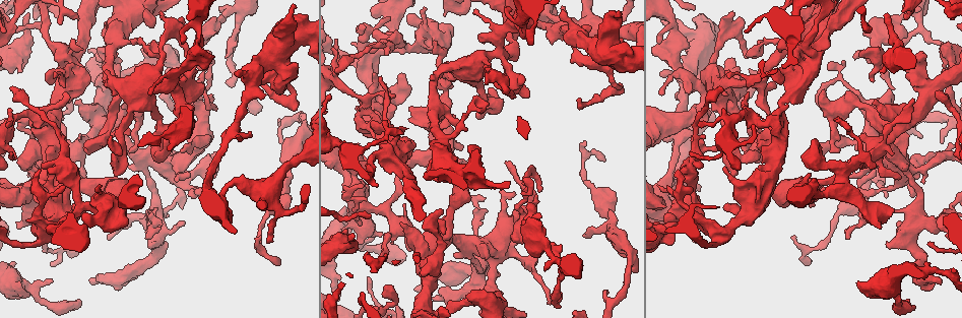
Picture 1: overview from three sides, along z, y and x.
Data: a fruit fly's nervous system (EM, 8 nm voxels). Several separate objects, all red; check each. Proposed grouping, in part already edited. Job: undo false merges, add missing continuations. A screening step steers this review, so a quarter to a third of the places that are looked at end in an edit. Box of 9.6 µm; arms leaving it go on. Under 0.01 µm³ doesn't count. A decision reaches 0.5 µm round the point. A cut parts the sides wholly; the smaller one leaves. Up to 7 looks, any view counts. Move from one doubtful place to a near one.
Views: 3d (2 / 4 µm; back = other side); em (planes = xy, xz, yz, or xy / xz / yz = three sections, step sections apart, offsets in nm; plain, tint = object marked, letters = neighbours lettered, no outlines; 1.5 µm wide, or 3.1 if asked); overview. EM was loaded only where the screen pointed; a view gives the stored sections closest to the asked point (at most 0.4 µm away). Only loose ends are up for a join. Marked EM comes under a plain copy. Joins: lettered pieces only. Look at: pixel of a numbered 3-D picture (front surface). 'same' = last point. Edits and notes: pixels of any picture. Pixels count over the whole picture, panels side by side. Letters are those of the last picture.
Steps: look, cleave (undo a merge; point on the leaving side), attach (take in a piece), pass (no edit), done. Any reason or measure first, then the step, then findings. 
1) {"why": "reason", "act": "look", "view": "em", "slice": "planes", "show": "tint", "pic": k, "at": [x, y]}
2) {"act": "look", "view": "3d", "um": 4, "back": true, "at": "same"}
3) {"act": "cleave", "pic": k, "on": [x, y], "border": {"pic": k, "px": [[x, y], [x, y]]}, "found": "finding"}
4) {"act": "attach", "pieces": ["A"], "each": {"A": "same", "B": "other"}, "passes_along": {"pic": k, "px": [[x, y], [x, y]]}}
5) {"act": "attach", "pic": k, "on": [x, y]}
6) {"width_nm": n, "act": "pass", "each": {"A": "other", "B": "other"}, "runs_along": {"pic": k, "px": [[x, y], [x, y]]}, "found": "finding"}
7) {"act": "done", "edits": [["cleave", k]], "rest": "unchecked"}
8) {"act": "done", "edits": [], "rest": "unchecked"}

{"act": "look", "view": "em", "slice": "yz", "step": 8, "show": "letters", "pic": 1, "at": [943, 142]}

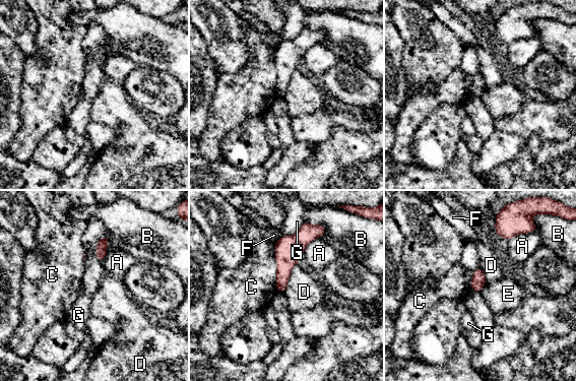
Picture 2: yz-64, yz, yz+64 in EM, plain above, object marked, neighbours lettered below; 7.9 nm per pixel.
{"why": "cut it another way", "act": "look", "view": "em", "slice": "planes", "show": "letters", "at": "same"}

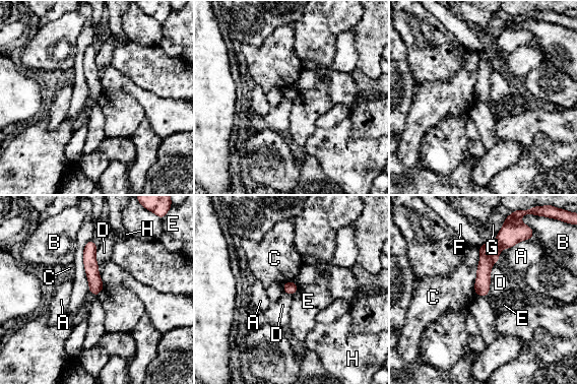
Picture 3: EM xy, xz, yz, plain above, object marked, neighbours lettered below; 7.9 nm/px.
{"width_nm": 100, "act": "pass", "each": {"A": "other", "B": "other", "C": "other", "D": "other", "E": "other", "F": "other", "G": "other", "H": "other"}, "border": {"pic": 3, "px": [[105, 284], [97, 297]]}, "found": "no lettered piece goes on from it"}

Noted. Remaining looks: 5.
{"why": "thin end", "act": "look", "view": "em", "slice": "xz", "step": 4, "show": "letters", "pic": 1, "at": [887, 196]}

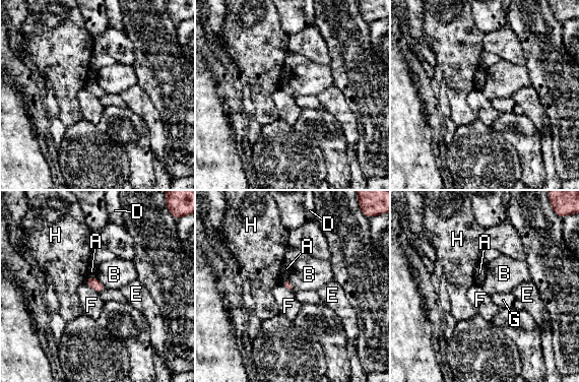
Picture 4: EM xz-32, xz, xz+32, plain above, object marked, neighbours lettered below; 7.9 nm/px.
{"act": "pass", "each": {"A": "other", "B": "other", "D": "other", "E": "other", "F": "other", "G": "other", "H": "other"}, "border": {"pic": 4, "px": [[93, 277], [106, 288]]}, "found": "none of them fits"}

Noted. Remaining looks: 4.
{"why": "tapers out", "act": "look", "view": "em", "slice": "planes", "show": "letters", "pic": 1, "at": [809, 264]}

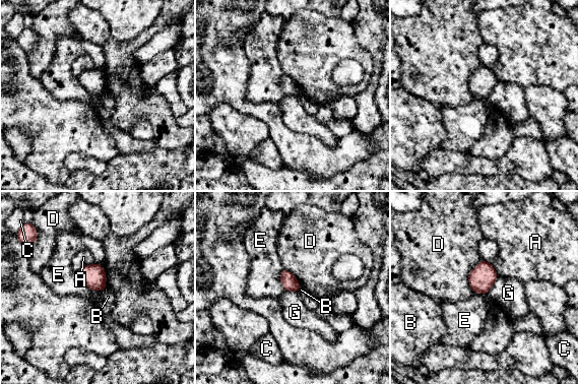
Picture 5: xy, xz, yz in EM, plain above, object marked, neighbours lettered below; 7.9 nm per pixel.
{"act": "pass", "each": {"A": "other", "B": "other", "C": "other", "D": "other", "E": "other", "G": "other"}, "found": "none of them fits"}

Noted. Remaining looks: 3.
{"act": "done", "edits": [], "rest": "unchecked"}

